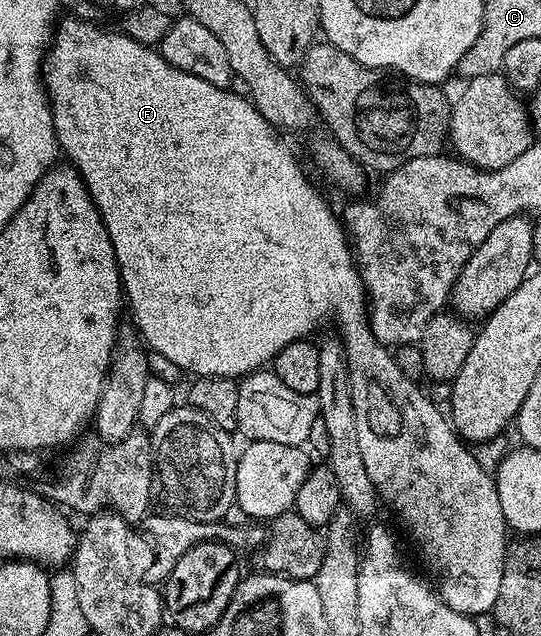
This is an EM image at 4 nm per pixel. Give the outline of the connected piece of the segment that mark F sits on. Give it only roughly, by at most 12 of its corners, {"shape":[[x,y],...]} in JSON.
{"shape":[[121,29],[44,54],[151,351],[238,380],[338,325],[364,468],[461,614],[491,471],[370,331],[249,97]]}

